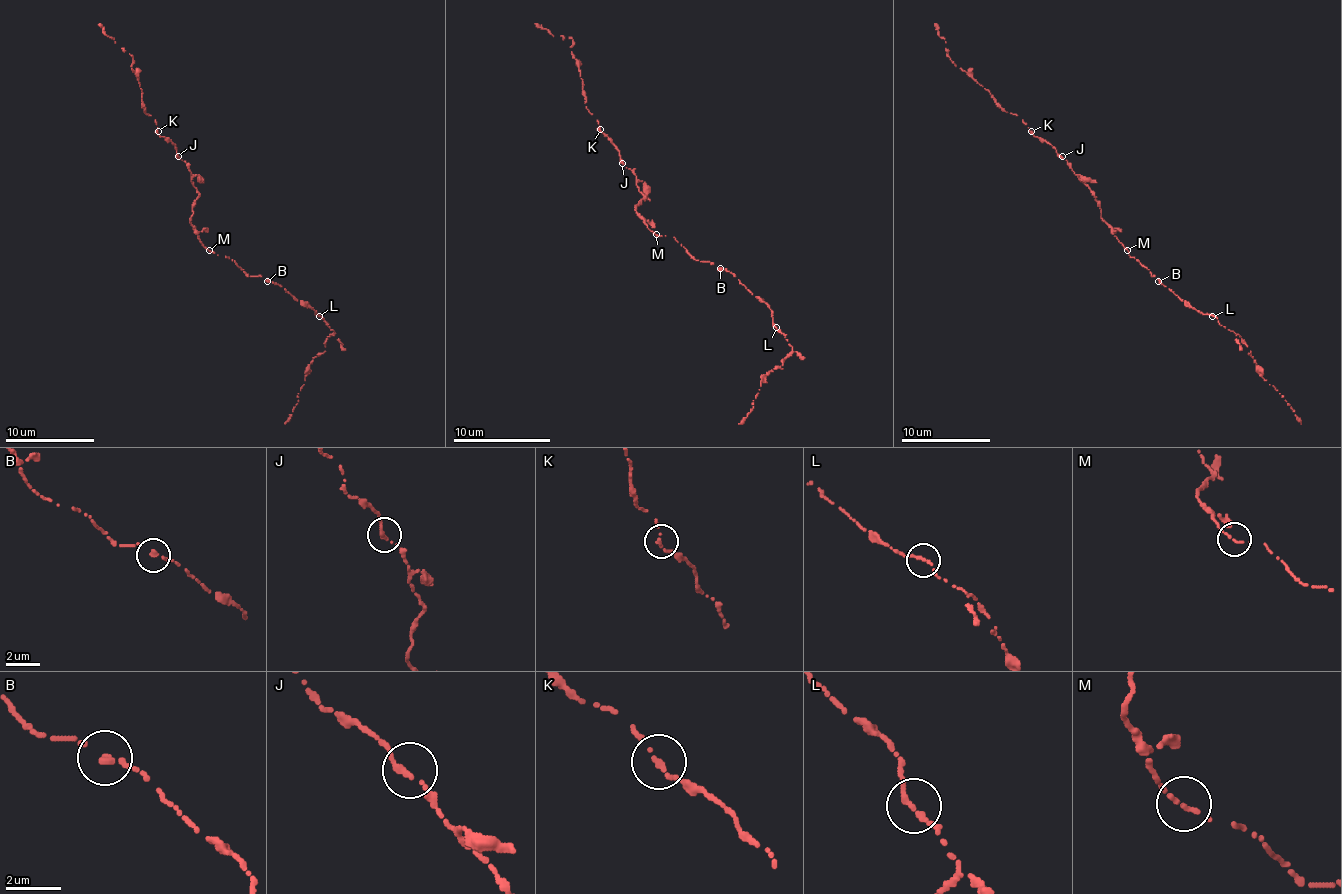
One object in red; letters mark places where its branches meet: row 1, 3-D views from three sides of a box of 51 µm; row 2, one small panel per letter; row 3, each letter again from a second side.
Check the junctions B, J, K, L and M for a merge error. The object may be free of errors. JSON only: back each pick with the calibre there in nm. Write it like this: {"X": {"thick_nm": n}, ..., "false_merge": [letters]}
{"false_merge": []}

